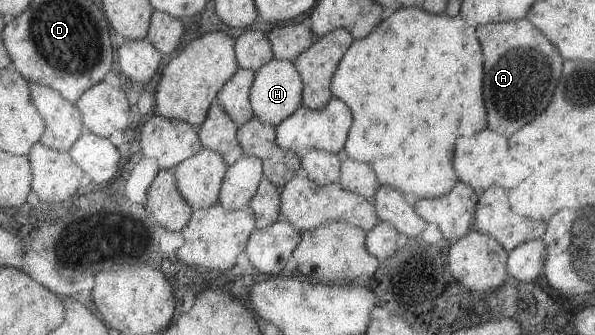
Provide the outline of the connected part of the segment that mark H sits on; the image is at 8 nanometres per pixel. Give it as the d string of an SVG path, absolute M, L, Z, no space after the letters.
M275 59L261 67L259 71L256 71L255 83L250 93L256 117L273 127L281 125L285 119L289 119L302 106L305 86L302 73L296 63L291 60Z

